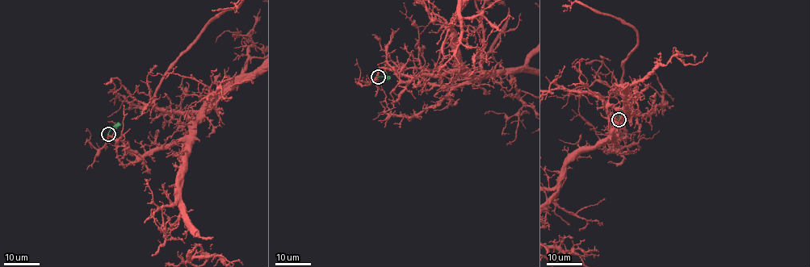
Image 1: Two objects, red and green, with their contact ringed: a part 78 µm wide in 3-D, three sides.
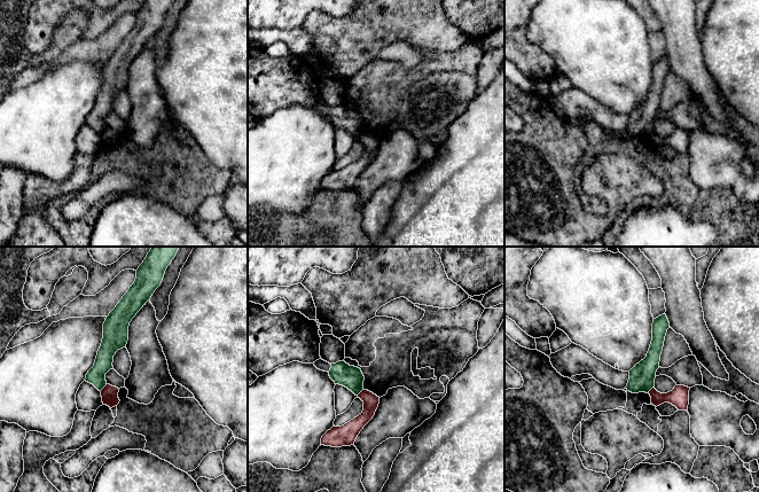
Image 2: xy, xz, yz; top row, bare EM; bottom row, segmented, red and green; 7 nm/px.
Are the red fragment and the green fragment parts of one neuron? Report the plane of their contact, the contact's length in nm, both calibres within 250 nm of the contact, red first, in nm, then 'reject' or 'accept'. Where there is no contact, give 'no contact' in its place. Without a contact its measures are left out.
meets red in yz; contact 60 nm long; 140 nm thick on the red side, 180 nm on the other; reject

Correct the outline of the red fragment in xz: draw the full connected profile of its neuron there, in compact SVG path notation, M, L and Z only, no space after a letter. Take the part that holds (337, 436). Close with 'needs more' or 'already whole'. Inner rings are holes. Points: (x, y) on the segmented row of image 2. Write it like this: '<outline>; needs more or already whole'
M362 390L358 398L363 401L363 411L357 417L342 427L332 427L321 438L321 445L331 447L351 446L363 427L373 419L380 404L380 397L368 390Z; already whole

